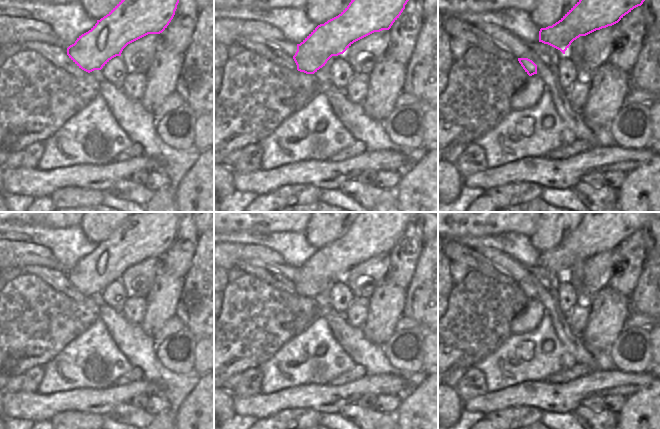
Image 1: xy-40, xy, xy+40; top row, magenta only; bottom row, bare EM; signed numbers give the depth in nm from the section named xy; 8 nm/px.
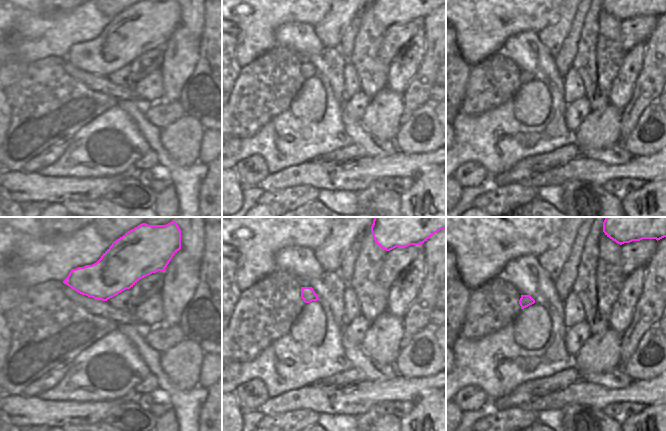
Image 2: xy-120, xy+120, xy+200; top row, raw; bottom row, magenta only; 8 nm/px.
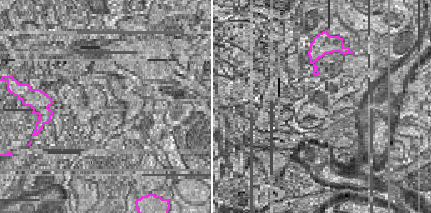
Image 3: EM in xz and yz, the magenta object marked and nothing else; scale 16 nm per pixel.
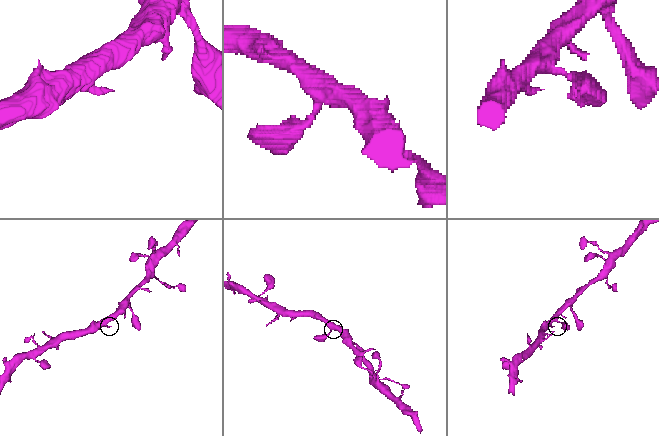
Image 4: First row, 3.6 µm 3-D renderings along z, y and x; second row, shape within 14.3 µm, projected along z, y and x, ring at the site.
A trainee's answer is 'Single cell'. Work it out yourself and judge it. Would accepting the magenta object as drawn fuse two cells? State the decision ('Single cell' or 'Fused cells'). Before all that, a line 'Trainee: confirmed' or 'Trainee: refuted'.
Trainee: confirmed
Single cell

